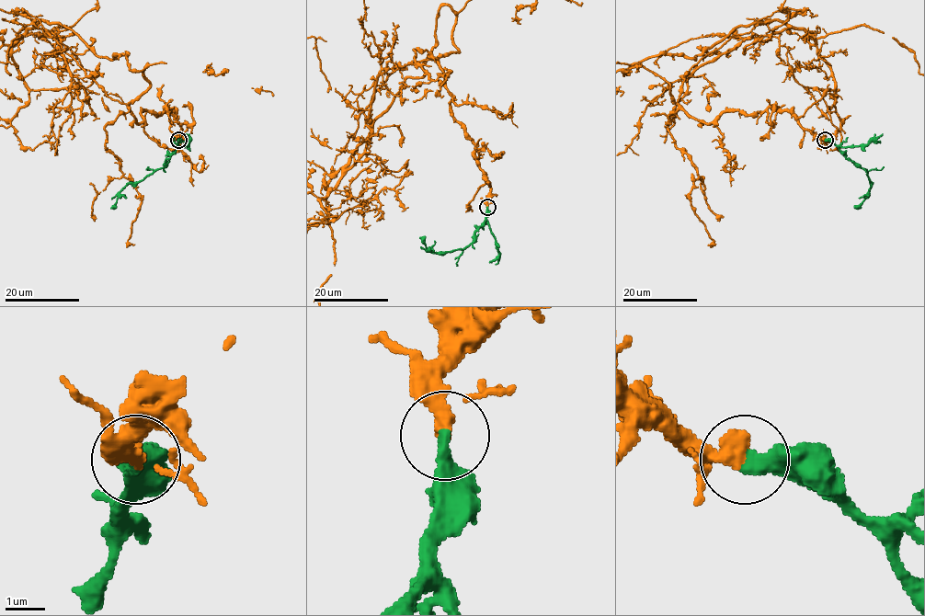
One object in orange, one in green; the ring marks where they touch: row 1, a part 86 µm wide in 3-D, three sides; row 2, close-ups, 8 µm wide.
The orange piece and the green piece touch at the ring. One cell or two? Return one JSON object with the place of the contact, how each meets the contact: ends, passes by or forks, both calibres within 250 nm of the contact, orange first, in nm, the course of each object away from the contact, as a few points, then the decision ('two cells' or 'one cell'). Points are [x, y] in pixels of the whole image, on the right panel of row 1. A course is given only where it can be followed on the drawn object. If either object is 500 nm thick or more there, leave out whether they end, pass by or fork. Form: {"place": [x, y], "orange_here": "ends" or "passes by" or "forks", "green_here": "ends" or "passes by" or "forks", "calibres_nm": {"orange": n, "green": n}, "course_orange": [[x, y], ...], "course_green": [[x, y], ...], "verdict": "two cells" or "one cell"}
{"place": [825, 140], "orange_here": "passes by", "green_here": "ends", "calibres_nm": {"orange": 340, "green": 400}, "course_orange": [[825, 140], [771, 108], [698, 121], [678, 104], [683, 78], [730, 38], [869, 25]], "course_green": [[825, 140], [829, 140], [847, 158], [867, 171], [871, 188], [868, 196], [854, 208]], "verdict": "one cell"}

